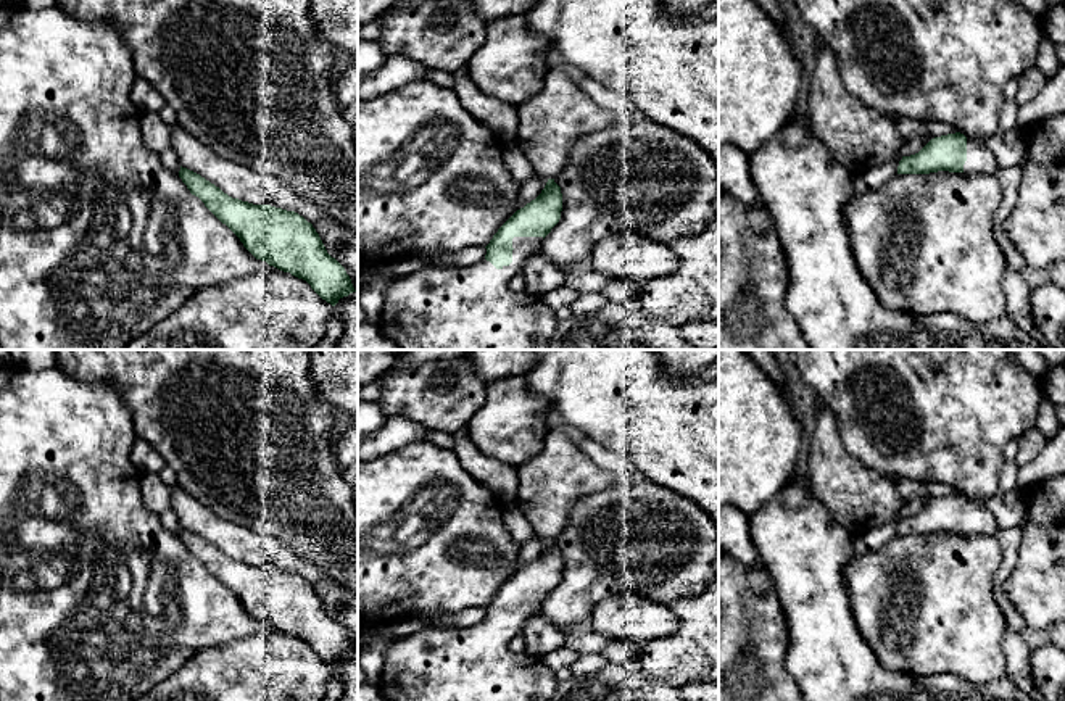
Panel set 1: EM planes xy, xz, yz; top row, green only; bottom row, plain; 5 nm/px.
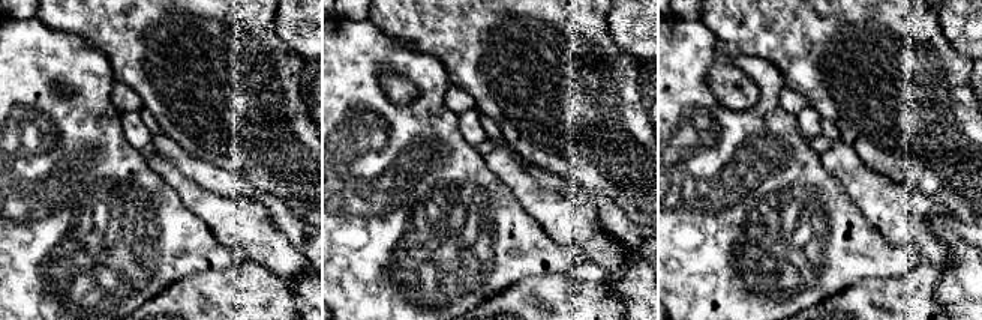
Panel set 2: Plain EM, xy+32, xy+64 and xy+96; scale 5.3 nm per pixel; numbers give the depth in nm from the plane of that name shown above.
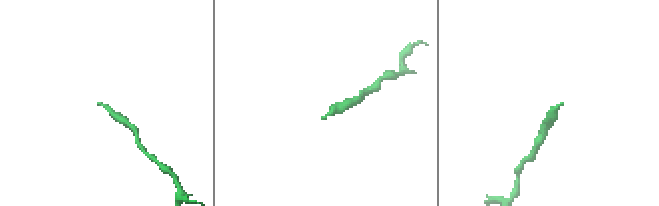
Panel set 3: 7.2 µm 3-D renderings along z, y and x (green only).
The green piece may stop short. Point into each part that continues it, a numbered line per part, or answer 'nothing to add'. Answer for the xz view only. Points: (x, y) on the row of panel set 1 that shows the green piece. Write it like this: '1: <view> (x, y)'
1: xz (435, 308)

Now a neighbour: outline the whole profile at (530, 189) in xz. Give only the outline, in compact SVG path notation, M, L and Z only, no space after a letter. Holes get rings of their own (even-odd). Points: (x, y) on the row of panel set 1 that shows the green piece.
M537 172L532 174L528 180L520 184L517 209L524 208L527 203L535 200L543 190L543 177Z

